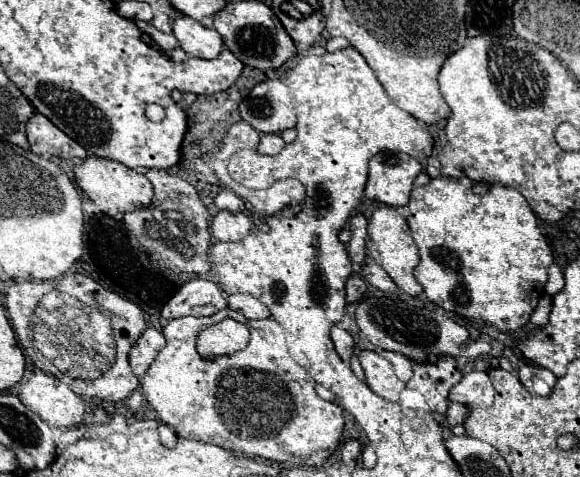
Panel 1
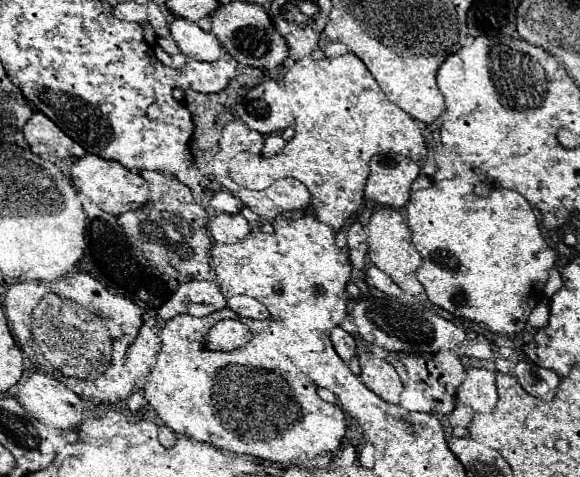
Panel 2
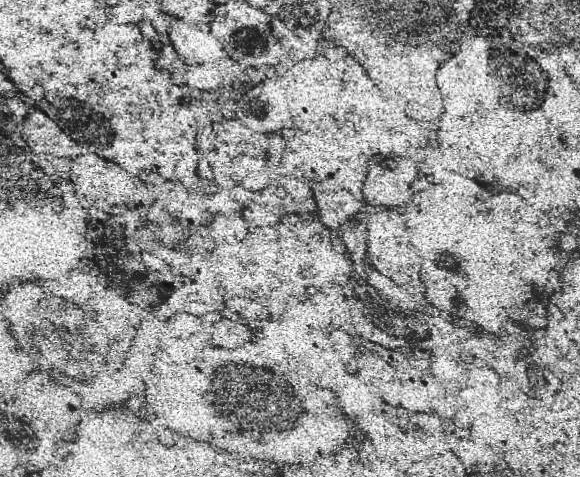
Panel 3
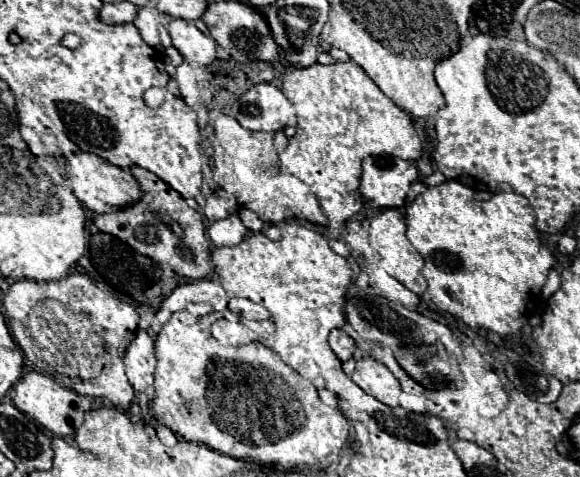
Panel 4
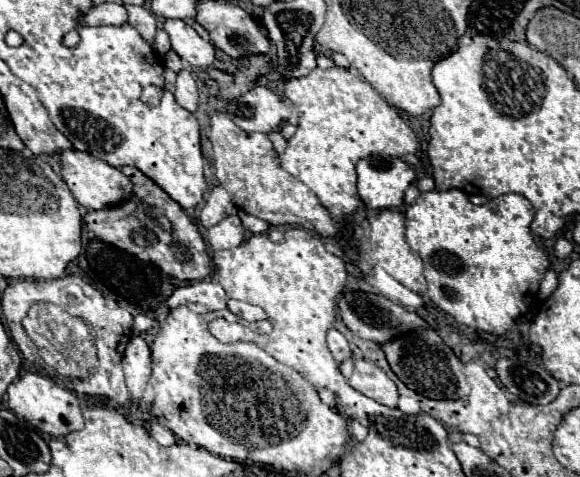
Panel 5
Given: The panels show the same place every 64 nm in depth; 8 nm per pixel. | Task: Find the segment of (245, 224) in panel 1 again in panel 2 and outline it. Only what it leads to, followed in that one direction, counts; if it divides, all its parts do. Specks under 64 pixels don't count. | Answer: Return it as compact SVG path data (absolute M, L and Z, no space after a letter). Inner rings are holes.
M216 214L210 220L210 234L216 242L234 244L250 232L250 222L242 214Z

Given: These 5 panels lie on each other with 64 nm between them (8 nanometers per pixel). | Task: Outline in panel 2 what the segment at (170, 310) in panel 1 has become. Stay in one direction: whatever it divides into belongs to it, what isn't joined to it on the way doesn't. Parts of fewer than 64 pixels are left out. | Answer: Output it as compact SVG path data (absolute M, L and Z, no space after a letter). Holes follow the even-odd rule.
M188 280L160 308L160 318L170 320L178 314L206 316L222 308L226 308L226 296L220 292L216 282Z

